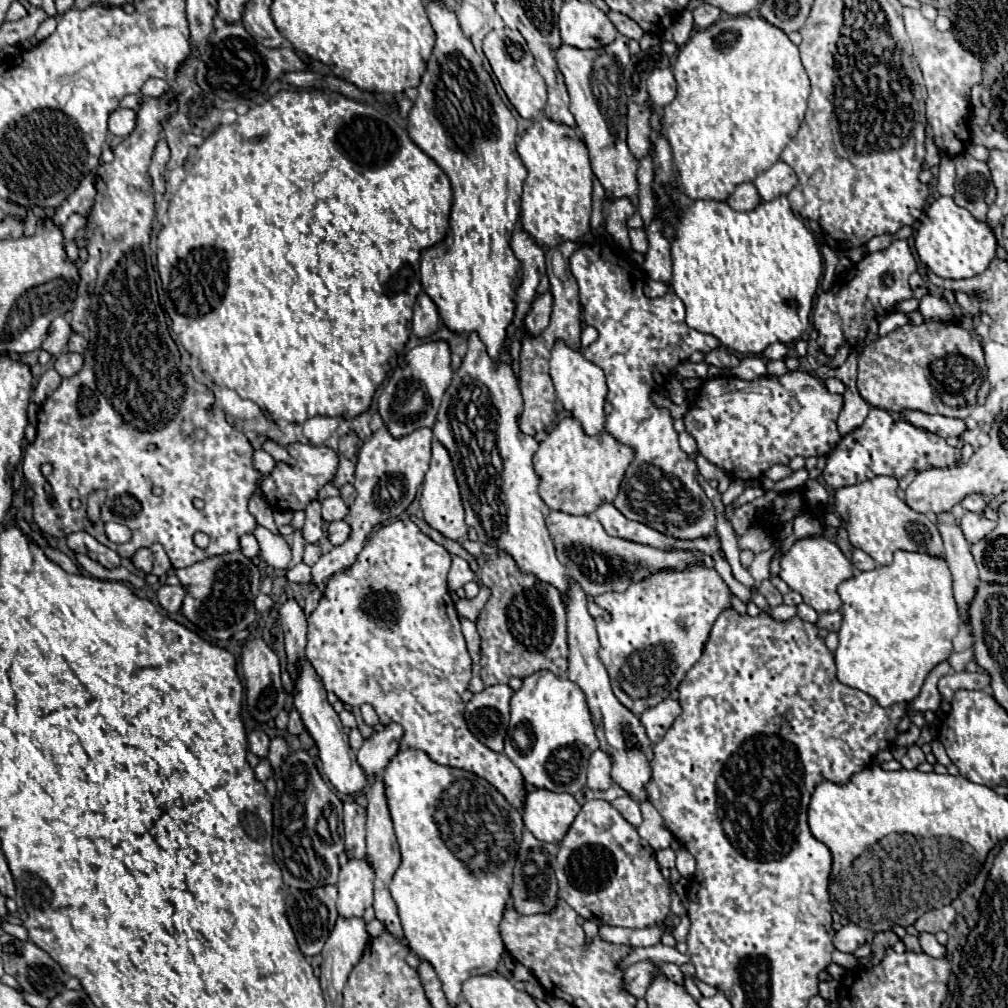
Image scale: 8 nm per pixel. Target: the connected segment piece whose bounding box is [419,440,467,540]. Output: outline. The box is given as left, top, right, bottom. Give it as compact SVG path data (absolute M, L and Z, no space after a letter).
M433 440L433 458L431 458L431 466L429 472L425 474L425 482L423 482L423 494L421 494L421 510L425 516L425 522L439 530L443 536L453 538L453 540L463 540L467 538L467 524L465 524L465 508L461 502L461 494L459 494L459 486L453 474L453 466L449 460L449 454L445 452L445 448L441 444L437 444L437 440Z

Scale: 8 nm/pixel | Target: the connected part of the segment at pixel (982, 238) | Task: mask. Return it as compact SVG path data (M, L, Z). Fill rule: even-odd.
M939 196L925 212L925 218L915 236L915 248L923 264L941 278L971 278L981 274L995 258L997 240L987 222L973 218L973 214L953 202L953 198Z

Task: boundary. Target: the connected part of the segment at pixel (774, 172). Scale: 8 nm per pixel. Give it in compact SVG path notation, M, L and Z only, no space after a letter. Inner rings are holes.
M777 162L773 164L769 170L761 172L755 180L753 180L755 188L759 190L759 196L763 200L773 200L777 196L789 194L791 188L797 184L797 176L793 172L793 168L785 162Z

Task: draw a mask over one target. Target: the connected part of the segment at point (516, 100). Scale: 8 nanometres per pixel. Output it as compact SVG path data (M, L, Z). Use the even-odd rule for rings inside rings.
M509 28L493 30L483 40L483 54L487 56L487 60L489 60L491 68L493 68L493 74L497 76L503 92L507 94L509 102L519 112L519 116L535 120L543 112L543 108L545 108L547 90L545 90L545 80L537 72L533 54L529 52L527 42L523 40L523 36L519 32L509 30Z

